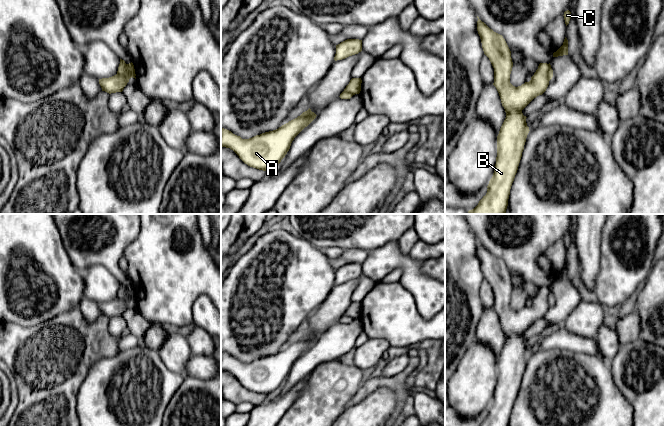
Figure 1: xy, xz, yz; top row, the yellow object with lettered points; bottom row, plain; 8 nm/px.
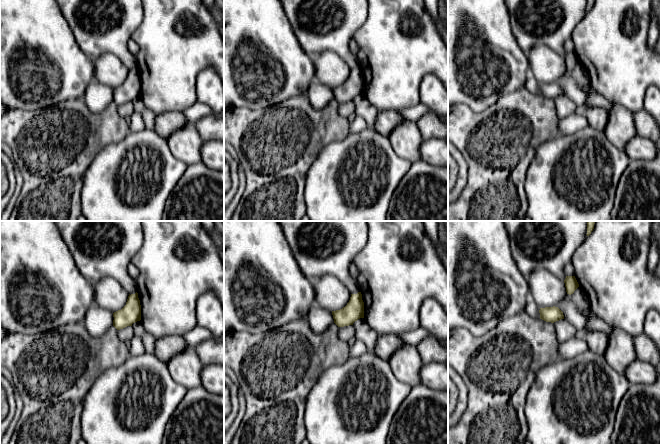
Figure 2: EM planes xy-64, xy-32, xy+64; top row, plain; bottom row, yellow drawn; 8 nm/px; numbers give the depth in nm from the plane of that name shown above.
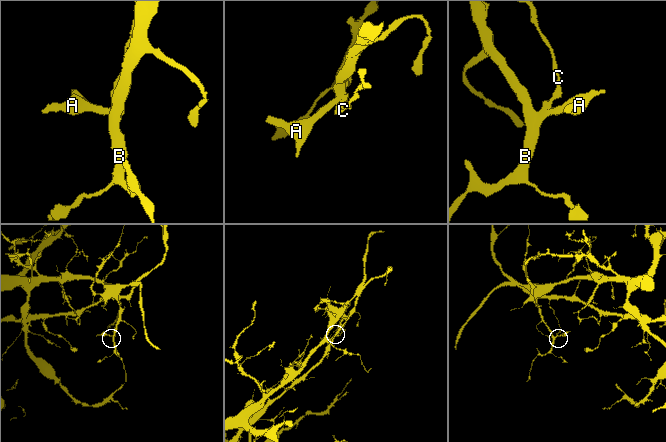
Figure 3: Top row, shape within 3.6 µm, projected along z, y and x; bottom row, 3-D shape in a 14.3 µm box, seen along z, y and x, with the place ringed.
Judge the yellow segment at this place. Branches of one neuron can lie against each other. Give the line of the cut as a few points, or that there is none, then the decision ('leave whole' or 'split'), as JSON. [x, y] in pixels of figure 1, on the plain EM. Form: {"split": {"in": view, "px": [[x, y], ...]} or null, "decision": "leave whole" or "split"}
{"split": {"in": "xy", "px": [[126, 288], [128, 303]]}, "decision": "split"}

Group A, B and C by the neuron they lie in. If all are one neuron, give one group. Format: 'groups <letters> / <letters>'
groups A B / C

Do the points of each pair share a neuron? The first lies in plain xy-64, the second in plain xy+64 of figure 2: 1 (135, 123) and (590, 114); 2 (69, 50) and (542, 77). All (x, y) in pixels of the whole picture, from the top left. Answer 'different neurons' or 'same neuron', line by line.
1: different neurons
2: different neurons

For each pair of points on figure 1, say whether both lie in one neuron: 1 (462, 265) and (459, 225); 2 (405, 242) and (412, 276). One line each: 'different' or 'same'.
1: same
2: different

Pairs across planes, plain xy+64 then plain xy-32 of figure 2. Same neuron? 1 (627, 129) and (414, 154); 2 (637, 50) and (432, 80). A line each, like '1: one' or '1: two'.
1: one
2: two

